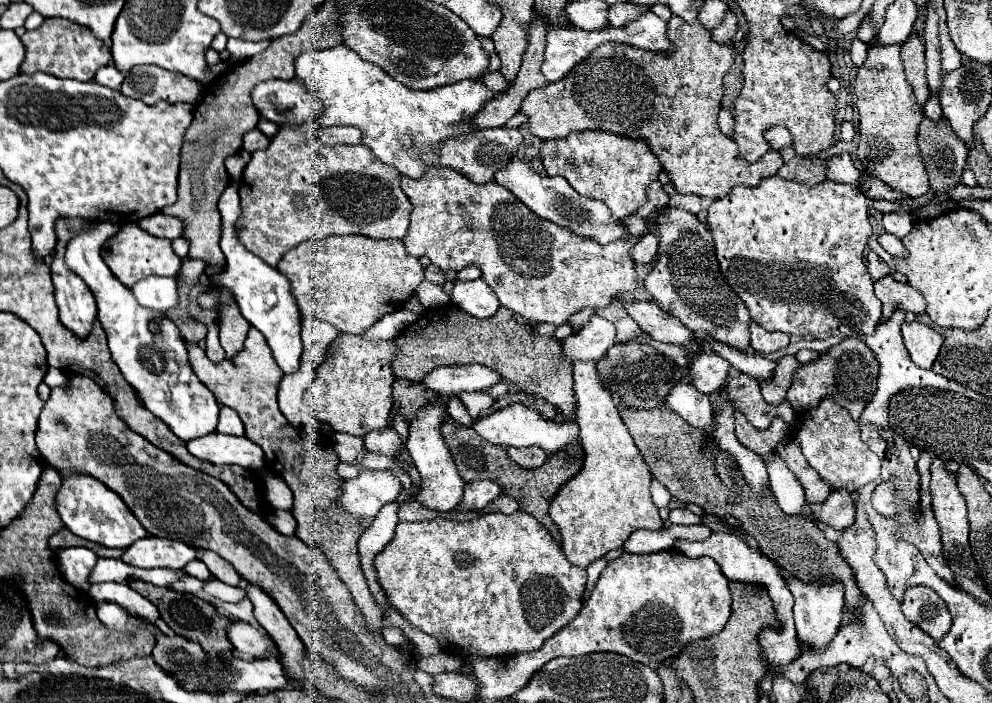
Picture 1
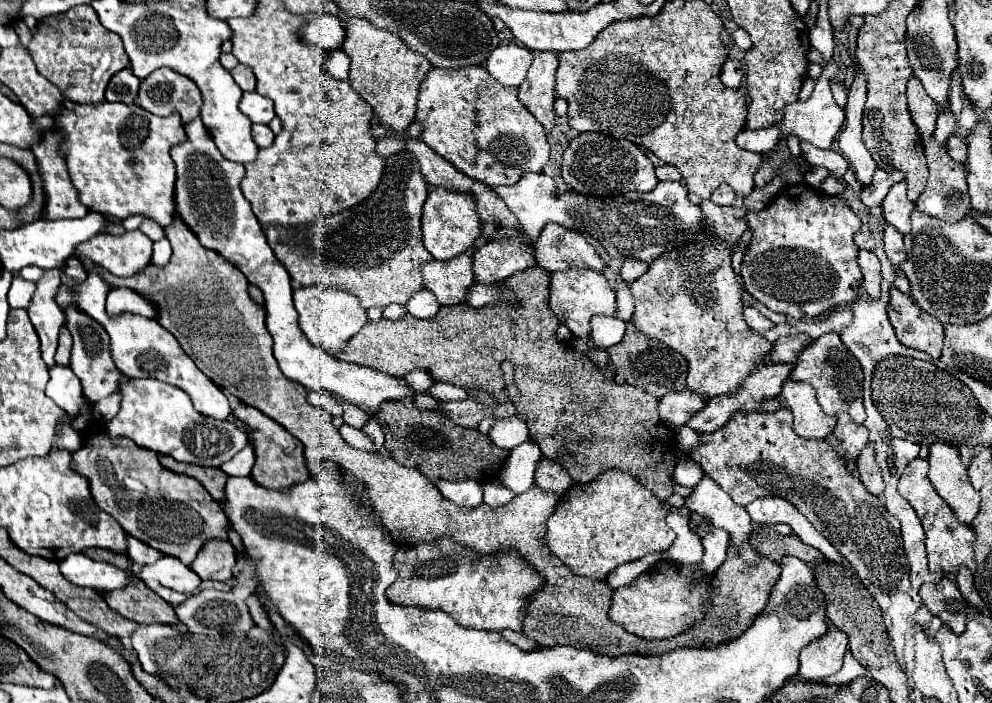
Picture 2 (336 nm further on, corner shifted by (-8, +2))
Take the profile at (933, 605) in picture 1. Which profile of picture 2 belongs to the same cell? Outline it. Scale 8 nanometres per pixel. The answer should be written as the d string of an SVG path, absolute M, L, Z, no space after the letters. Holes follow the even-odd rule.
M949 578L941 582L931 582L921 586L919 590L923 604L933 616L939 616L943 624L947 624L955 634L961 634L967 624L967 604L961 596L957 584Z

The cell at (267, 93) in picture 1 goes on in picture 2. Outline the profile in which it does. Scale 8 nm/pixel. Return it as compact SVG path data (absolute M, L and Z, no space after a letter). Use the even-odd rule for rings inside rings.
M243 92L239 102L239 110L253 122L253 124L269 124L275 116L273 102L257 92Z

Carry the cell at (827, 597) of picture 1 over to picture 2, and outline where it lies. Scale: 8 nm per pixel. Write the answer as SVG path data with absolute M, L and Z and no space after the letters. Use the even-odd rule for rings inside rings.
M831 628L821 642L811 642L799 654L799 678L803 682L823 682L843 666L843 654L847 652L847 634Z

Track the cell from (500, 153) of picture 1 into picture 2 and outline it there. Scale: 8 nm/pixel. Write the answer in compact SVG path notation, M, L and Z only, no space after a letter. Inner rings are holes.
M467 66L457 70L431 68L425 80L419 86L419 102L417 102L417 118L423 132L421 140L429 144L439 156L451 162L465 176L479 180L491 188L495 186L513 186L525 172L541 172L549 162L549 144L543 126L535 120L535 116L523 106L517 98L517 88L503 86L483 66Z

